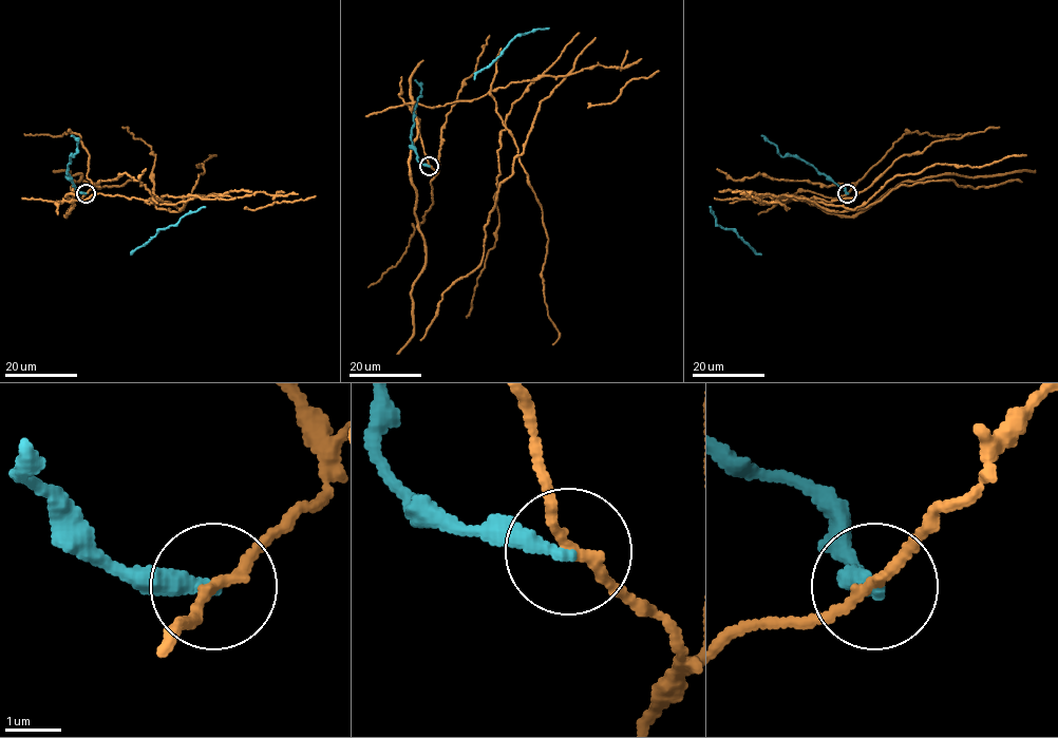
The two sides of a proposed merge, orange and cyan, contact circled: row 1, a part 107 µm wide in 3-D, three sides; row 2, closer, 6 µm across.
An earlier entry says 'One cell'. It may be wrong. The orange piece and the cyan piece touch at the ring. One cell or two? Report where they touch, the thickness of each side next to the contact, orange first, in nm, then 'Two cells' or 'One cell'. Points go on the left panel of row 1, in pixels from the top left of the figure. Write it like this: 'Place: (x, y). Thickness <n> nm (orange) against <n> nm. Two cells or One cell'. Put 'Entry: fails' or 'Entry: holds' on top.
Entry: fails
Place: (86, 193). Thickness 170 nm (orange) against 320 nm. Two cells

